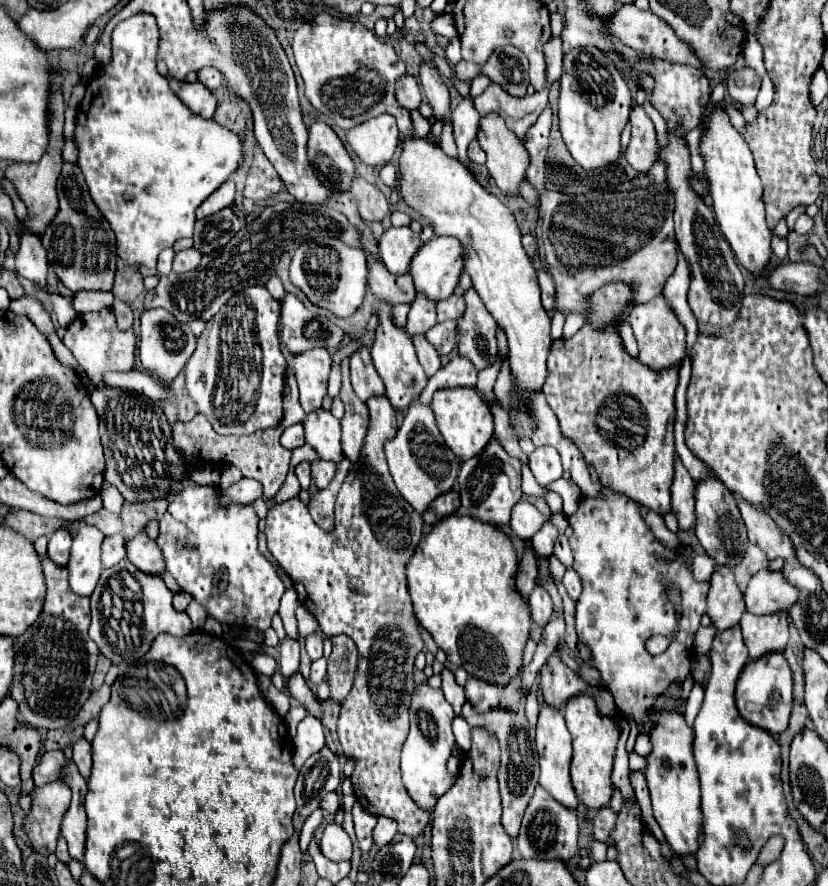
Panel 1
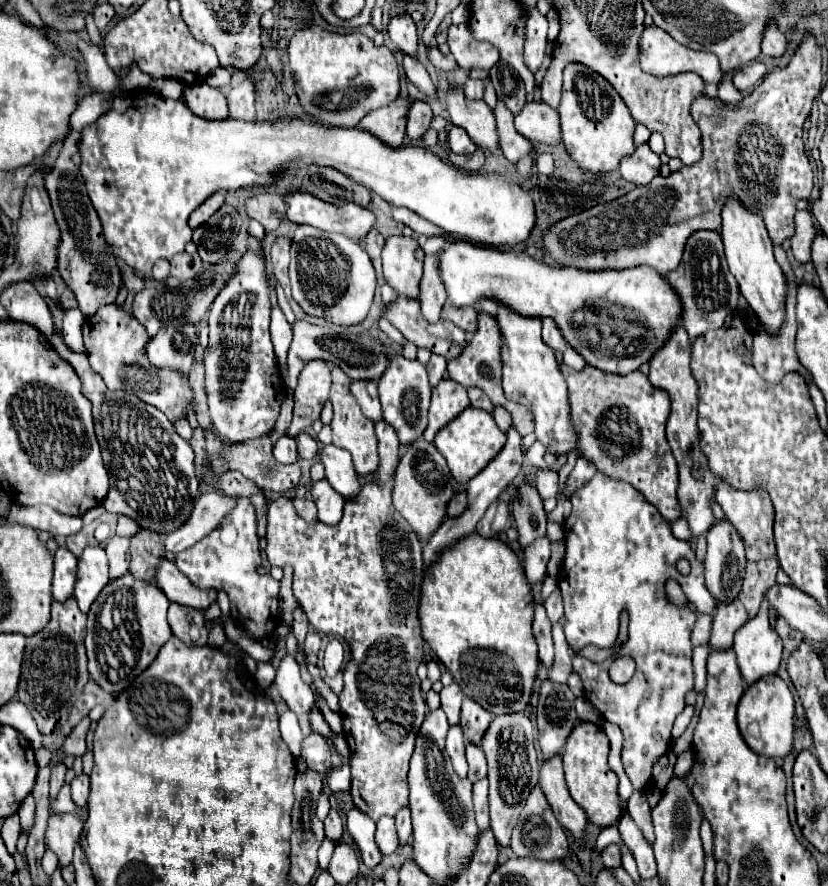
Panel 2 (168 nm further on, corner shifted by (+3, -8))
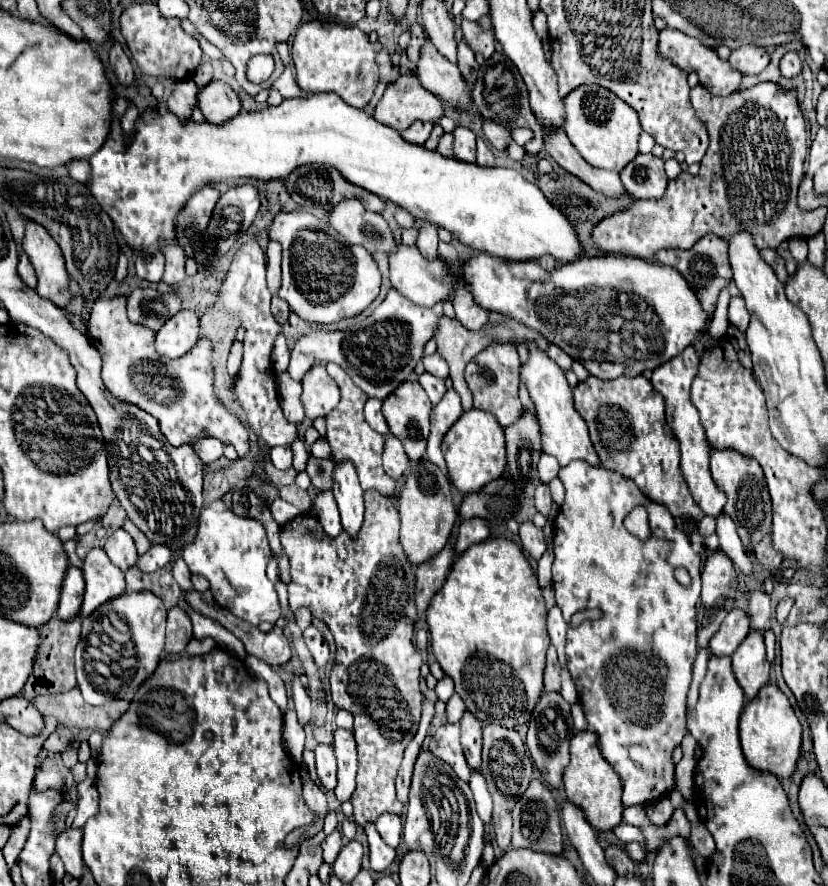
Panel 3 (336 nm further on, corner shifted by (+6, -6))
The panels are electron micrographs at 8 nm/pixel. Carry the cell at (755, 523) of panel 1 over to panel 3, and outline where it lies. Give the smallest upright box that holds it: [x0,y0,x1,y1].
[710,449,772,555]

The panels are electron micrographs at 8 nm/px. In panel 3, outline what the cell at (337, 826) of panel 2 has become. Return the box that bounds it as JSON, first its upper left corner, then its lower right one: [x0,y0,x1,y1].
[322,829,342,865]

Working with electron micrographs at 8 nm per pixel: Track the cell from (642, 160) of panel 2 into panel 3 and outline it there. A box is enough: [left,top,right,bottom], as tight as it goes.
[620,153,668,199]

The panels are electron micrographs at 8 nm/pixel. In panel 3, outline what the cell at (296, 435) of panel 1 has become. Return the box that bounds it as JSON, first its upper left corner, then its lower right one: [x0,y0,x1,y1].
[270,447,292,469]

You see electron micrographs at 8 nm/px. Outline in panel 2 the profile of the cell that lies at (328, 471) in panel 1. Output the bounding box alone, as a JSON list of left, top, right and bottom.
[313,479,343,525]

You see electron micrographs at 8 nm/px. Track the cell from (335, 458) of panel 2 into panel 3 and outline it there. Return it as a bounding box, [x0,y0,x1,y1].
[332,461,364,537]

